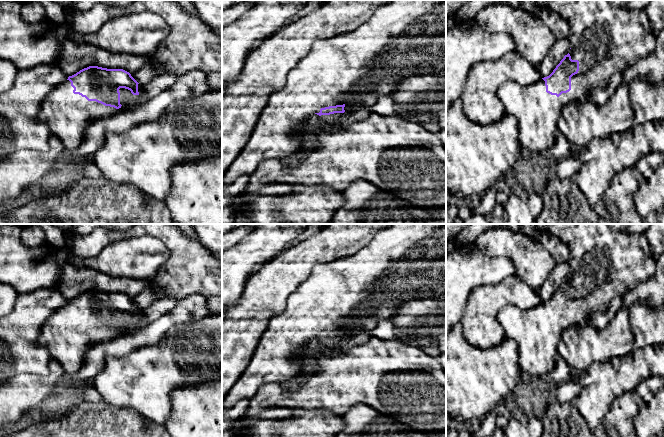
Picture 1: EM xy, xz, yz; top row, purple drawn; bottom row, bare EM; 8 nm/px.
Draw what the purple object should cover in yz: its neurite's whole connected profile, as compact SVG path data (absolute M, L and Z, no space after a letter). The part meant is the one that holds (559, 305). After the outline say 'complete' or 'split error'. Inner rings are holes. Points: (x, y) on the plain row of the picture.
M610 224L535 225L570 246L567 262L571 273L549 300L529 309L507 305L496 315L505 339L516 343L520 368L530 380L548 377L554 370L559 355L557 346L566 328L586 326L590 315L604 312L614 298L622 297L639 283L650 279L657 264L645 234L613 230Z; split error

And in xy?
M89 290L69 300L68 303L52 313L43 323L39 344L47 347L52 359L57 360L64 371L78 373L88 351L100 342L108 341L121 332L120 312L139 319L138 306L123 293L107 293Z; split error

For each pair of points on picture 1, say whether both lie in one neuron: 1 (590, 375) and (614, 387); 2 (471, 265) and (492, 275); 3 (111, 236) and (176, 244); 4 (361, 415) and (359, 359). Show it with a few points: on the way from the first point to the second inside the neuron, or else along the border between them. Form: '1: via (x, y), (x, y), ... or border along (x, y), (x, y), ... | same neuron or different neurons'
1: via (596, 379), (608, 381) | same neuron
2: via (476, 269), (487, 270) | same neuron
3: via (127, 234), (160, 234) | same neuron
4: border along (364, 404), (356, 405) | different neurons

